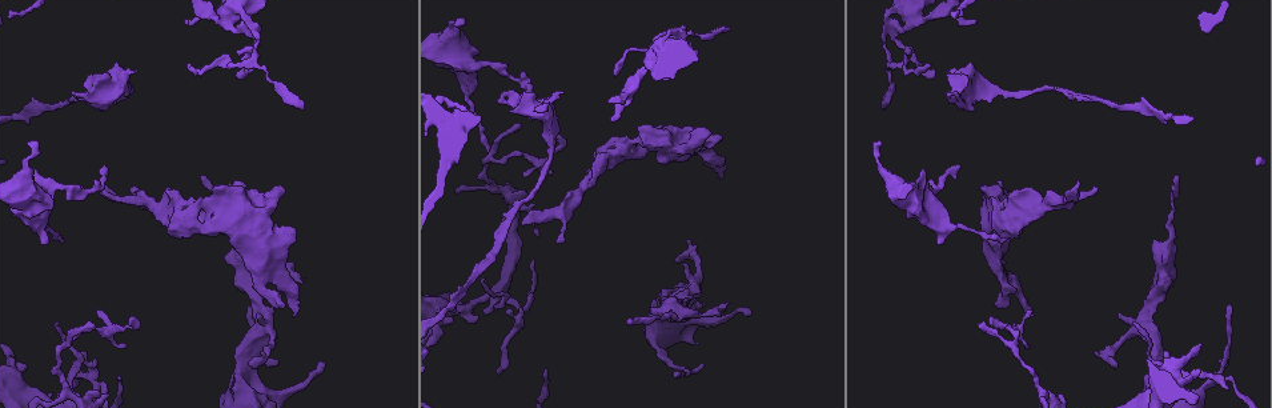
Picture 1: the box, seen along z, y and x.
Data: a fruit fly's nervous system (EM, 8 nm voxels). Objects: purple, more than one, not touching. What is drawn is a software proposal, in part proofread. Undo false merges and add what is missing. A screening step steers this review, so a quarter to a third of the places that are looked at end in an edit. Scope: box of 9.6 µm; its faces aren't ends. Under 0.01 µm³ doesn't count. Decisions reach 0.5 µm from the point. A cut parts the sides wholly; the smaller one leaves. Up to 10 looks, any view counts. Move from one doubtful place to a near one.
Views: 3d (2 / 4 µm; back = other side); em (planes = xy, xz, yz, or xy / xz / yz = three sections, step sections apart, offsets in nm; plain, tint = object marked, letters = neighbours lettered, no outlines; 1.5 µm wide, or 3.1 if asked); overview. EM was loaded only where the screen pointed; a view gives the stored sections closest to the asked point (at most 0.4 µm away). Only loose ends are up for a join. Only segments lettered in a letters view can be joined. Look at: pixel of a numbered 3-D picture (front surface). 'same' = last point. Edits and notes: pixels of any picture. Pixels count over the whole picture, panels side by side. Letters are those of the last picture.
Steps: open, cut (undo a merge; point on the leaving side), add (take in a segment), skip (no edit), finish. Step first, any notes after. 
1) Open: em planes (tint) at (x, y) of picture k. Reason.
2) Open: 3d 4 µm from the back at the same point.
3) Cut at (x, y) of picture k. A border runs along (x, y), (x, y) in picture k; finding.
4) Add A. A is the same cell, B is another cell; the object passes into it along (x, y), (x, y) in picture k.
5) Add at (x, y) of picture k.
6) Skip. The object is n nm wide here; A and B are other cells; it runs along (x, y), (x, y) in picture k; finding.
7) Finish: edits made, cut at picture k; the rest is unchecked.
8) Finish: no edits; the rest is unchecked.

Open: em planes (letters) at (1166, 351) of picture 1.

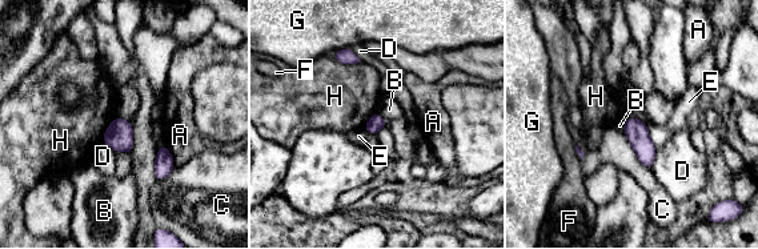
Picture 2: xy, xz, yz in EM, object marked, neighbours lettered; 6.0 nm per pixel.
Skip. The longest contact is with C, 280 nm; A, B, C, D, E, F, G and H are other cells; a border runs along (333, 53), (341, 63), (360, 63) in picture 2; none of them fits.

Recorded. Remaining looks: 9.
Open: em planes (letters) at (727, 303) of picture 1. Thin end.

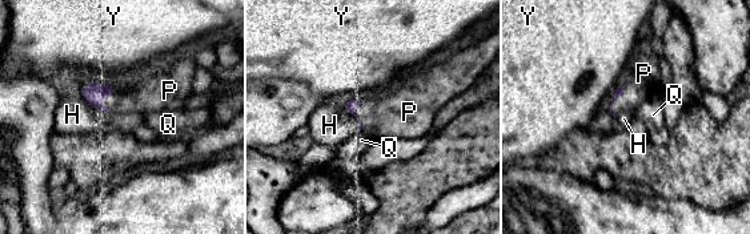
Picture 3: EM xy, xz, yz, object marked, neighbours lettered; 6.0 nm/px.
Add P. P is the same cell, H, Q and Y are other cells; the neuron continues.

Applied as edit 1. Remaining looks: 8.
Open: overview. See it whole again.

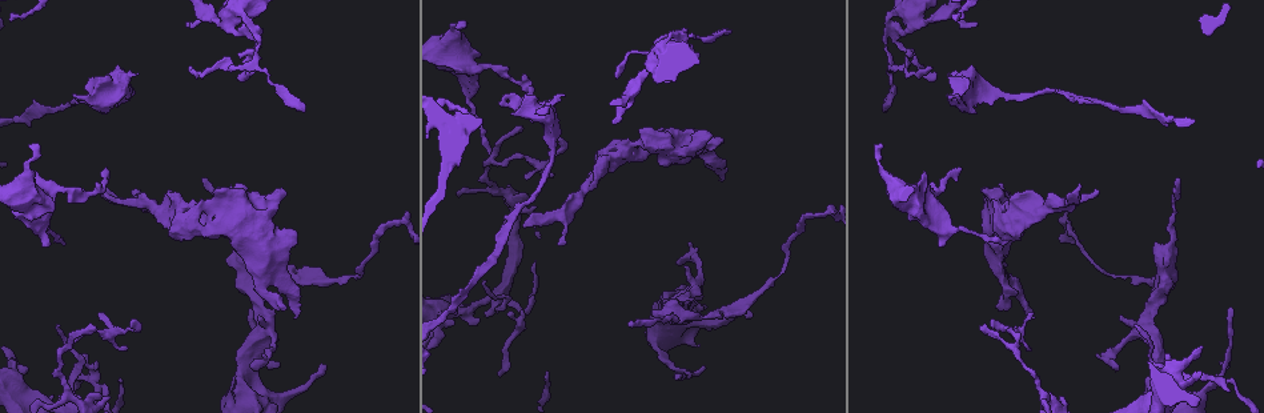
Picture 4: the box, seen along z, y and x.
Open: em xz step 4 (letters) at (281, 191) of picture 4. An open end.

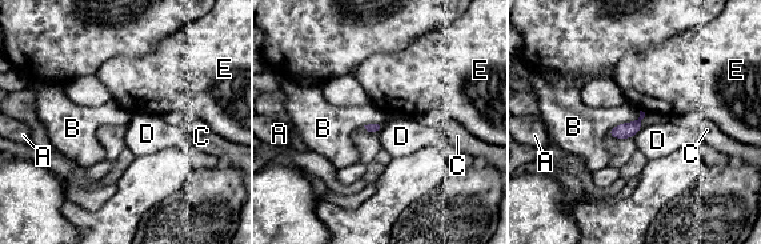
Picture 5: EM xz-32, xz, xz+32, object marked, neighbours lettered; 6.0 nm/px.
Open: em planes (letters) at the same point. Another direction.

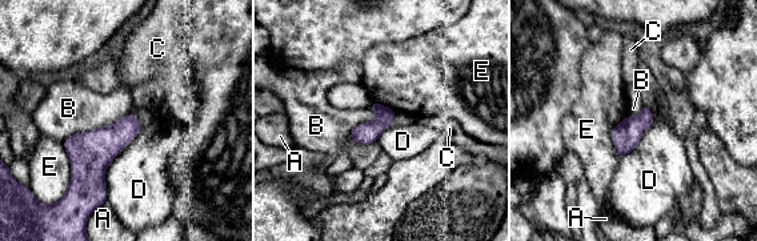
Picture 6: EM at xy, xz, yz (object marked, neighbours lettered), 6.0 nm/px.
Skip. The object is 130 nm wide here; A, B, C, D and E are other cells; a border runs along (131, 112), (61, 143) in picture 6; no lettered segment goes on from it.

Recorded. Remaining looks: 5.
Open: em xz step 8 (tint) at (950, 97) of picture 4. Free end.

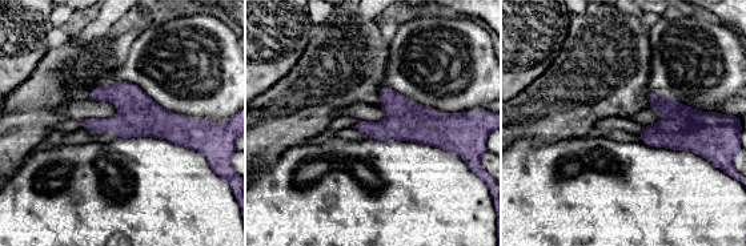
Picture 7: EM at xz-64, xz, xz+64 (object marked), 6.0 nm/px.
Open: em planes (tint) at the same point. Cut it another way.

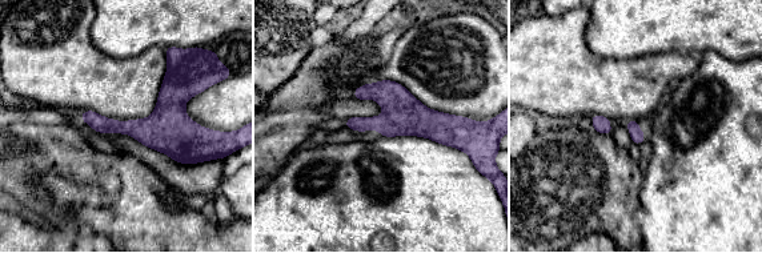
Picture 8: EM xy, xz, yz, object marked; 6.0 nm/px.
Open: em planes (letters) at the same point. What lies round it.

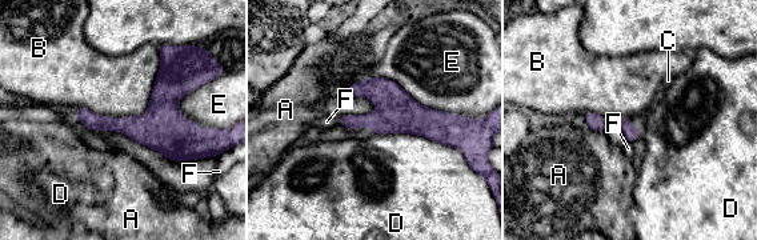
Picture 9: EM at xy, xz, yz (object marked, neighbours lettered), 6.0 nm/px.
Skip. A, B, C, D, E and F are other cells; a border runs along (159, 46), (141, 114), (73, 112) in picture 9; none of them fits.

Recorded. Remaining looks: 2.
Open: em yz step 8 (letters) at (32, 149) of picture 4. Free end.

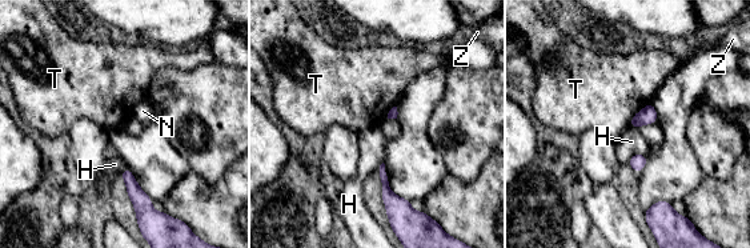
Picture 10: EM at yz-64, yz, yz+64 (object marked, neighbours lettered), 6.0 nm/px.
Skip. The longest contact is with T, 200 nm; H, N, T and Z are other cells; a border runs along (645, 154), (636, 154), (628, 162) in picture 10; none of them fits.

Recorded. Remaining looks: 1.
Finish: edits made, add at picture 3; the rest is unchecked.

